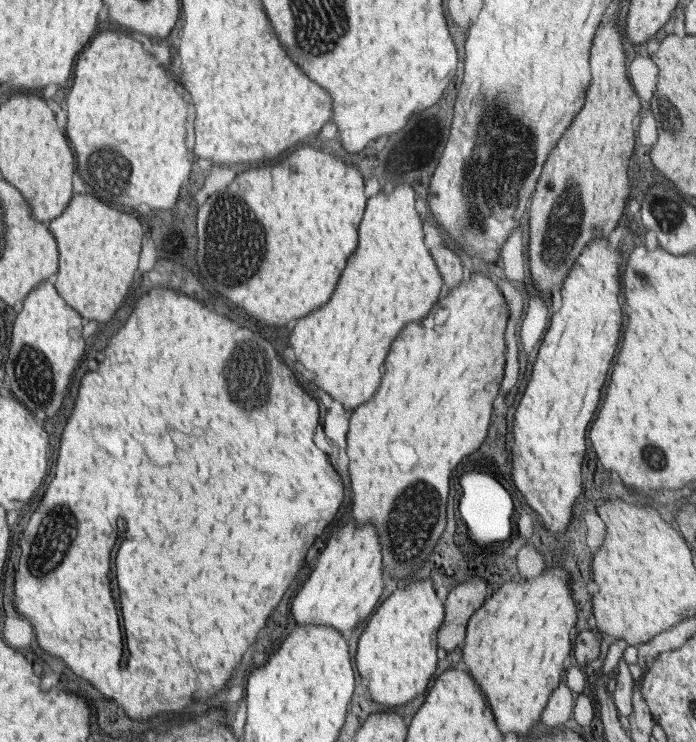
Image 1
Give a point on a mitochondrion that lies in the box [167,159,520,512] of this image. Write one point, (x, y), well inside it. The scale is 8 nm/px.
(234, 251)

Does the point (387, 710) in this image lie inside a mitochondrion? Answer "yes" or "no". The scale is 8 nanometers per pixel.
no

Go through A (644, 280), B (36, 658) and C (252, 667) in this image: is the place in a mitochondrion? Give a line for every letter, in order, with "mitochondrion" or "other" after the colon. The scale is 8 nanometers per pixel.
A: mitochondrion
B: other
C: other

